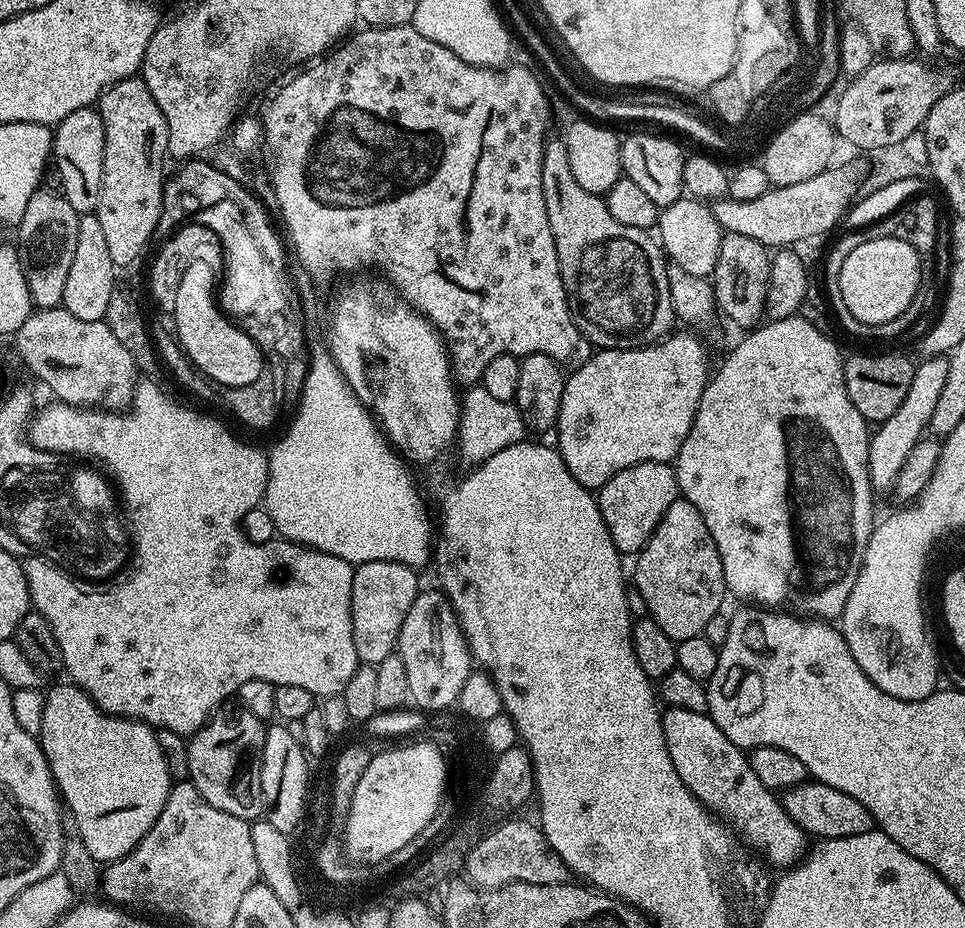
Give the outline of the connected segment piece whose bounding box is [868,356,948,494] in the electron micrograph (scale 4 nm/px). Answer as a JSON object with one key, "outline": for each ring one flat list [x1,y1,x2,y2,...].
{"outline":[[930,356,916,364,914,382,910,382,910,390,898,410,890,418,879,421,880,428,871,433,868,441,868,473,873,493,891,493,898,472,902,470,906,458,910,458,910,450,929,431,928,423,934,414,934,406,938,406,938,397,942,394,942,386,946,386,948,373,948,356]]}

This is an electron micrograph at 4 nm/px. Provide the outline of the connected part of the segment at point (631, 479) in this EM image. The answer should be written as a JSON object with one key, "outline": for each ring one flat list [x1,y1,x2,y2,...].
{"outline":[[642,462,638,466,630,466,614,474,610,482,598,489,600,513,610,530,614,546,622,554,636,554,646,546,650,534,654,534,656,523,676,499,676,469,671,463]]}

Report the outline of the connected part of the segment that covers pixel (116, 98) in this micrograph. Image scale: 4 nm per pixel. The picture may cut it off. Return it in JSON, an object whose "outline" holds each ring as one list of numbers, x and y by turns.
{"outline":[[128,76,117,84,110,85,99,98,98,111,104,127,104,157,102,158,102,190,98,194,98,202,94,206,94,214,106,237,106,246,110,250,110,258,117,269,124,270,144,252,147,244,153,243,152,235,158,226,158,218,162,210,162,194,164,193,164,160,168,156,168,127,162,110,158,110,158,102,154,102,154,94,139,76]]}

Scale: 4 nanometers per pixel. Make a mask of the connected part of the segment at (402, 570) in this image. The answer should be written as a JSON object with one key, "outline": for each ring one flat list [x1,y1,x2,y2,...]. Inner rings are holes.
{"outline":[[366,562,355,565,352,569,352,625,354,626,354,650,358,650,361,664,377,666,384,658,397,651,400,642,402,622,406,622,406,614,414,598,422,591,422,584,417,569,406,566,402,562]]}

